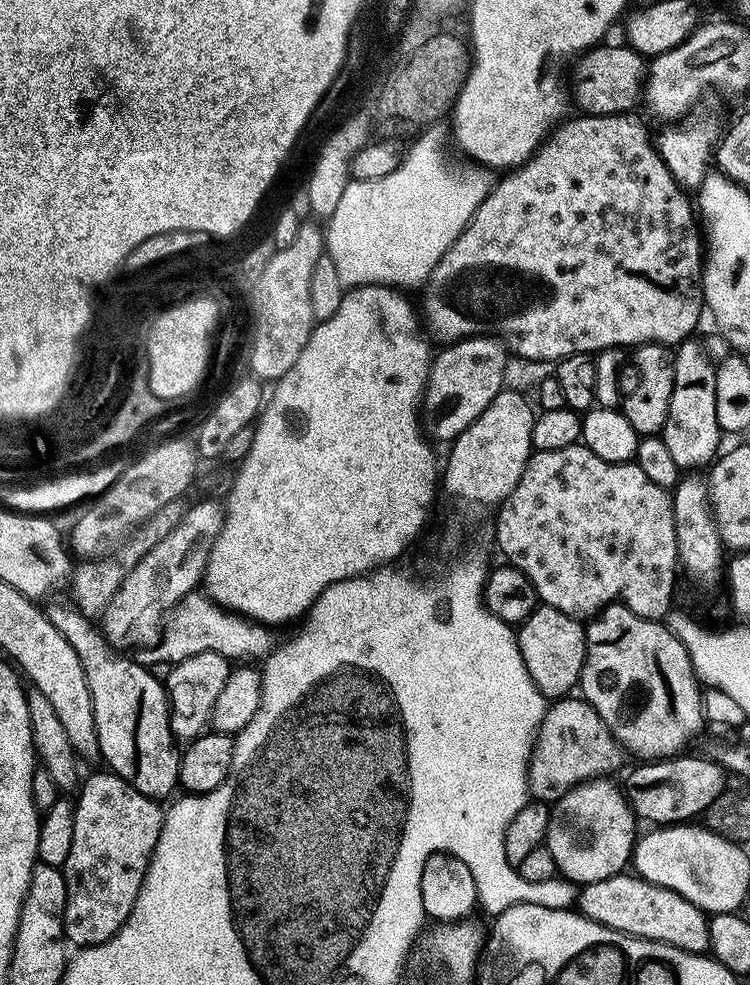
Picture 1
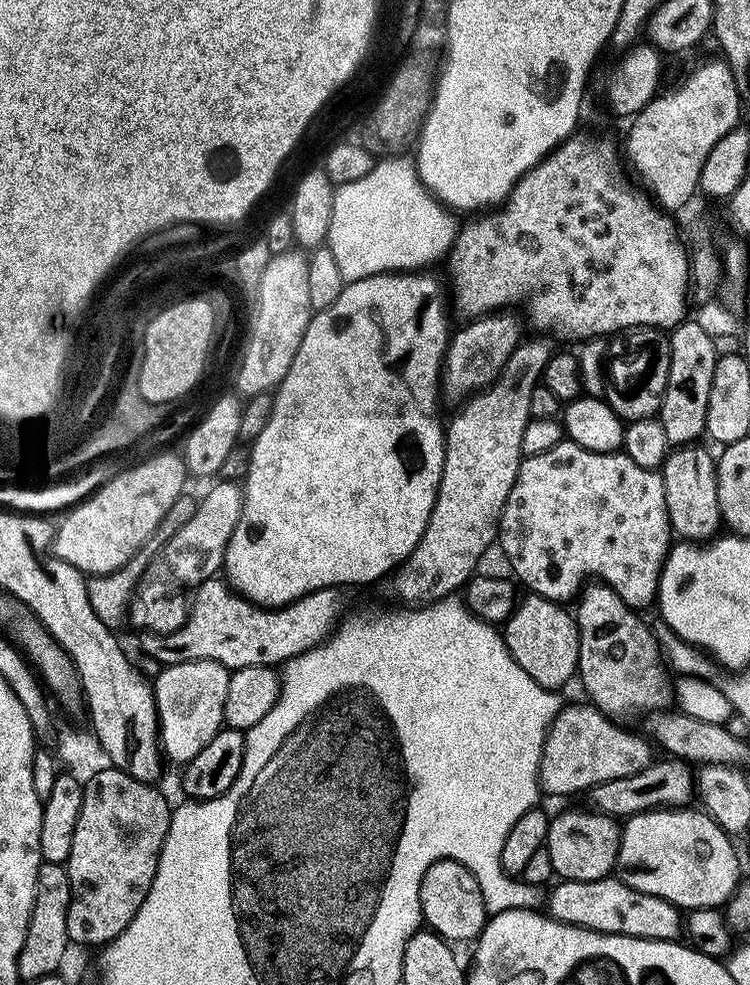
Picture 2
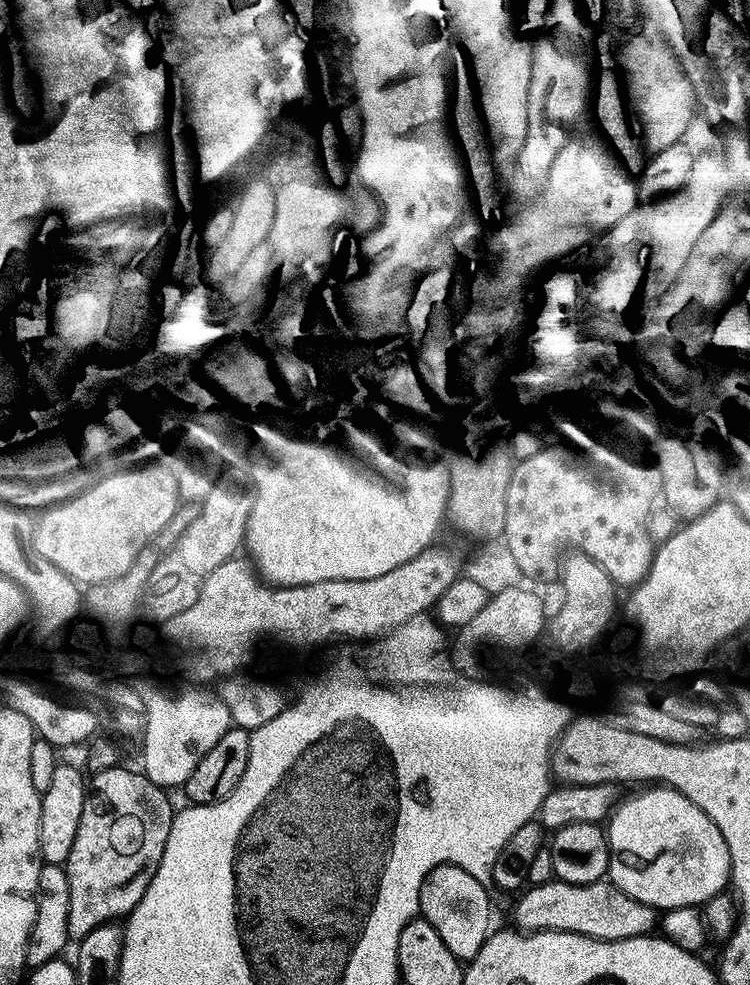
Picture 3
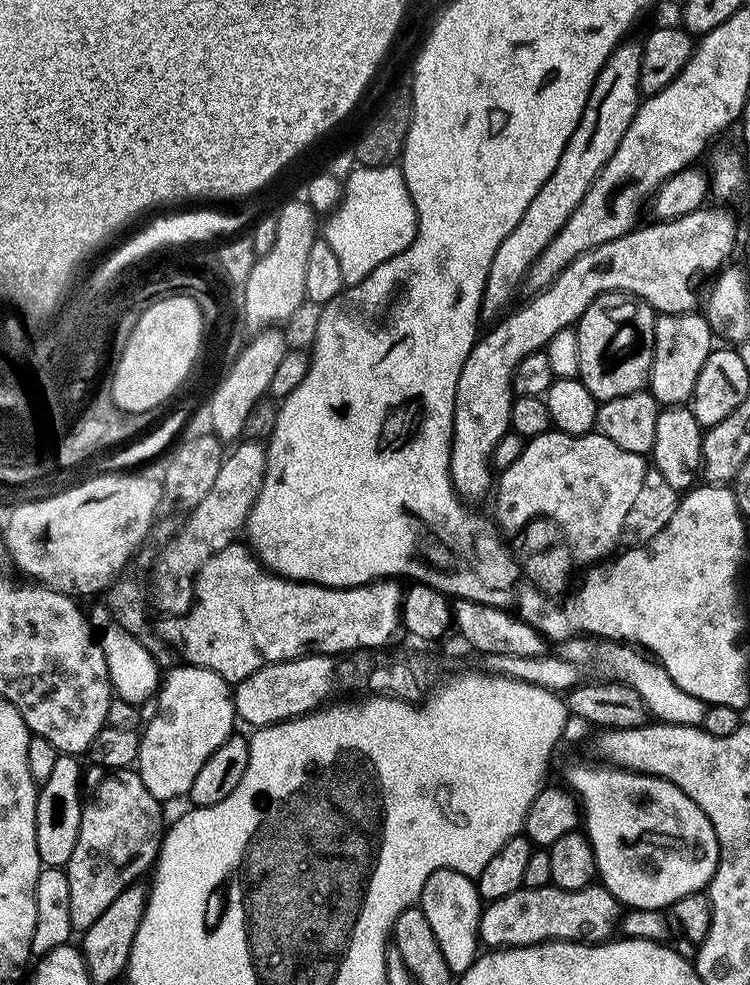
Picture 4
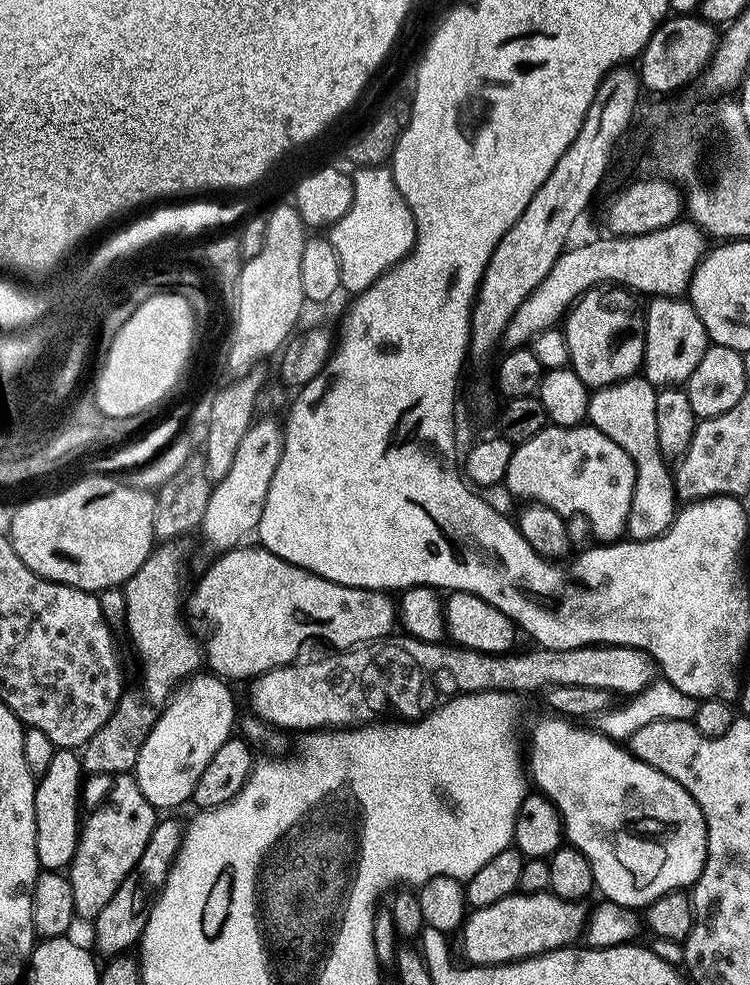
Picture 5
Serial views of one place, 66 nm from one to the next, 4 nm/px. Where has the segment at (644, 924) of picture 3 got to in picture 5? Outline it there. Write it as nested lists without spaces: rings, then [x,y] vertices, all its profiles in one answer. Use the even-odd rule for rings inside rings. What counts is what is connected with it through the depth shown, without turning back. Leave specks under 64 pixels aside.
[[[545,890],[515,892],[491,906],[473,909],[467,913],[458,934],[465,961],[474,966],[513,963],[556,948],[569,947],[577,943],[585,931],[588,915],[585,906],[583,901],[558,898]]]

